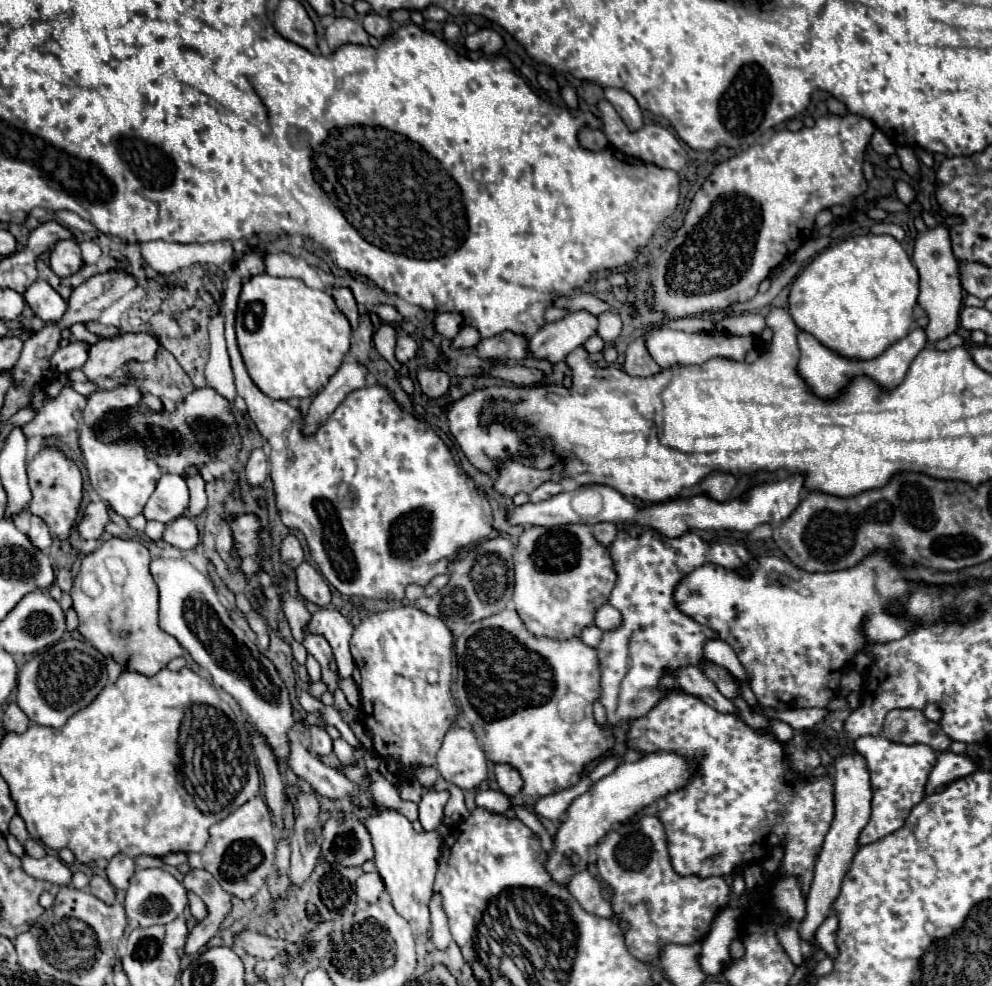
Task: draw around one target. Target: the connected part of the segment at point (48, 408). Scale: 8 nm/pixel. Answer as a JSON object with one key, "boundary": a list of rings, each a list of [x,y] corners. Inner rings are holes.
{"boundary":[[[68,385],[60,391],[56,399],[46,399],[44,391],[38,393],[38,401],[34,401],[36,417],[26,423],[26,437],[42,435],[42,437],[66,437],[70,431],[76,431],[74,413],[82,411],[86,405],[86,397],[70,389]]]}

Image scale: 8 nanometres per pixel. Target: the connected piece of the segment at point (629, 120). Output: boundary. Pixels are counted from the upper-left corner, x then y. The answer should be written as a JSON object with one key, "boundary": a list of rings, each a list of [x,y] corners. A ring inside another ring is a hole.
{"boundary":[[[608,87],[604,89],[604,93],[606,93],[606,99],[614,105],[614,109],[618,109],[618,115],[626,121],[626,125],[630,125],[630,129],[642,127],[642,109],[628,91]]]}

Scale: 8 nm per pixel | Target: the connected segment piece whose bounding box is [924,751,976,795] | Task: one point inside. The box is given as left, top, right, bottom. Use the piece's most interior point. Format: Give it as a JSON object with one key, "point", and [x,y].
{"point":[949,767]}

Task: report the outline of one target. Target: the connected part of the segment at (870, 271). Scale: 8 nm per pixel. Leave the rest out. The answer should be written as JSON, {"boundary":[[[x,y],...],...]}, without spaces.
{"boundary":[[[890,235],[852,236],[818,253],[810,265],[796,277],[790,289],[788,307],[794,323],[806,333],[814,333],[818,341],[846,353],[846,357],[878,357],[886,345],[906,337],[912,325],[912,313],[918,299],[918,271],[908,253]]]}

